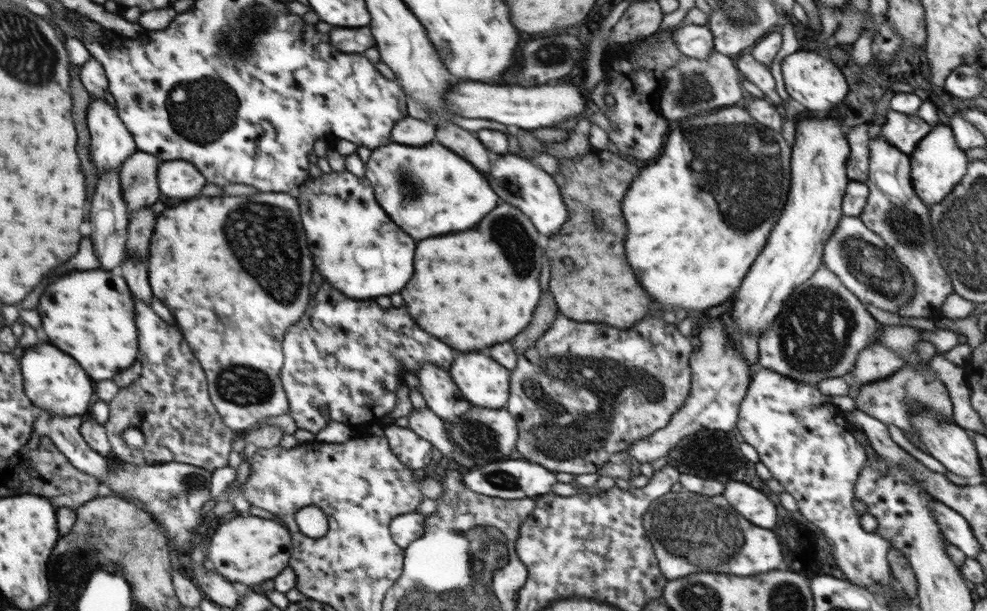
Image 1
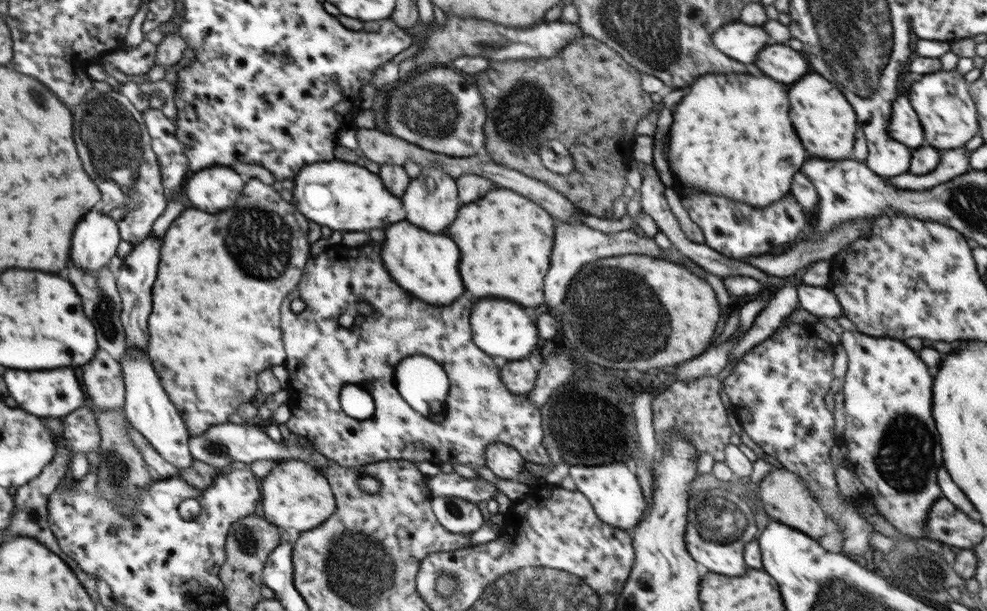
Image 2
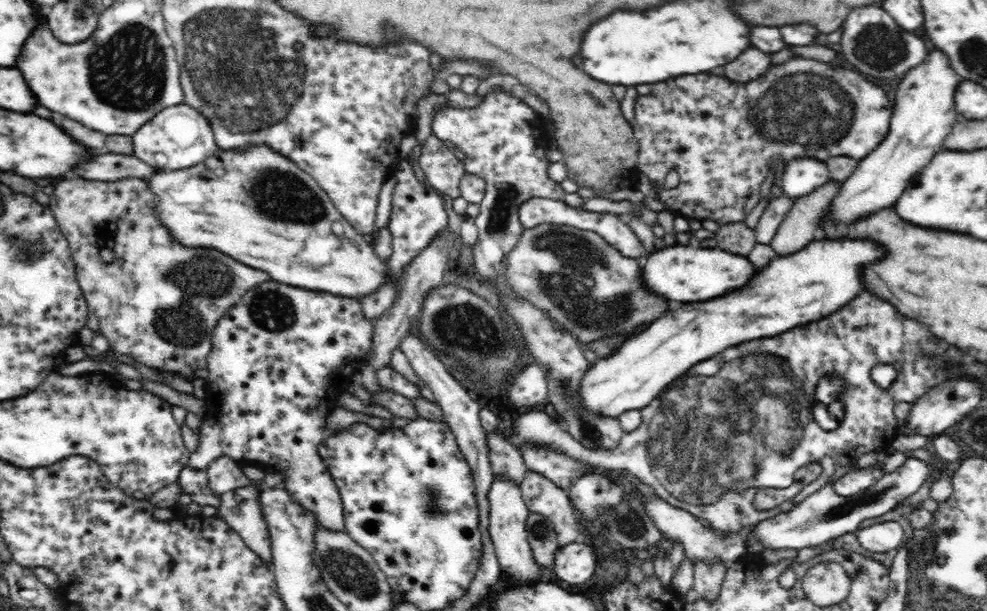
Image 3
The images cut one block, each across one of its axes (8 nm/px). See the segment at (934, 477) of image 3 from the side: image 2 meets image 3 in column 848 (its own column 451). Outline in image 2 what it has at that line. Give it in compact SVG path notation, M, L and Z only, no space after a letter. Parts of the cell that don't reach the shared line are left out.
M434 497L431 507L438 522L452 534L474 533L485 524L478 505L460 497Z

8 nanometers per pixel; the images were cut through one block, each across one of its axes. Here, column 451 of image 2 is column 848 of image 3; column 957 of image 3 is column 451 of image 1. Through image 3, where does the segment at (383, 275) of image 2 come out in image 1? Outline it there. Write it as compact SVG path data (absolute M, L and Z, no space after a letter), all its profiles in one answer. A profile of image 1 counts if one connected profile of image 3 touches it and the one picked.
M324 282L310 300L304 318L286 332L283 356L280 380L288 400L288 416L298 428L316 434L330 420L346 426L383 422L386 416L382 414L392 413L396 406L398 382L403 381L405 372L416 375L424 364L449 371L456 354L418 328L406 306L382 310L372 298L350 300Z

